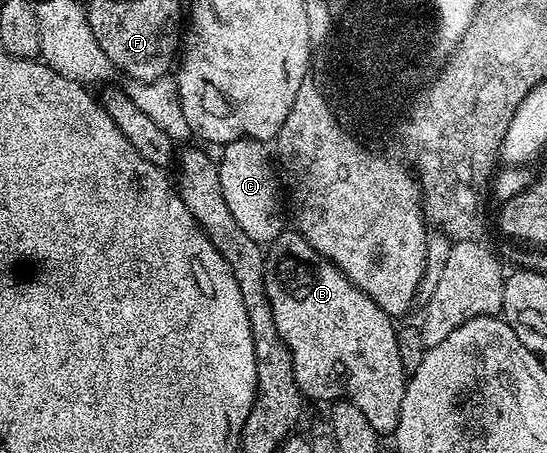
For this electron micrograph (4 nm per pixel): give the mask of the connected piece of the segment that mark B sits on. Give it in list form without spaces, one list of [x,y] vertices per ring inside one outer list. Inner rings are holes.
[[[284,229],[266,248],[263,272],[265,293],[273,309],[273,321],[277,321],[277,333],[291,354],[293,373],[300,392],[308,400],[348,399],[357,405],[357,409],[361,409],[361,413],[365,413],[369,425],[373,425],[380,437],[394,436],[397,421],[401,421],[401,401],[407,392],[409,377],[401,369],[401,357],[397,353],[397,327],[391,324],[394,323],[392,316],[383,312],[365,292],[351,284],[294,229]]]

